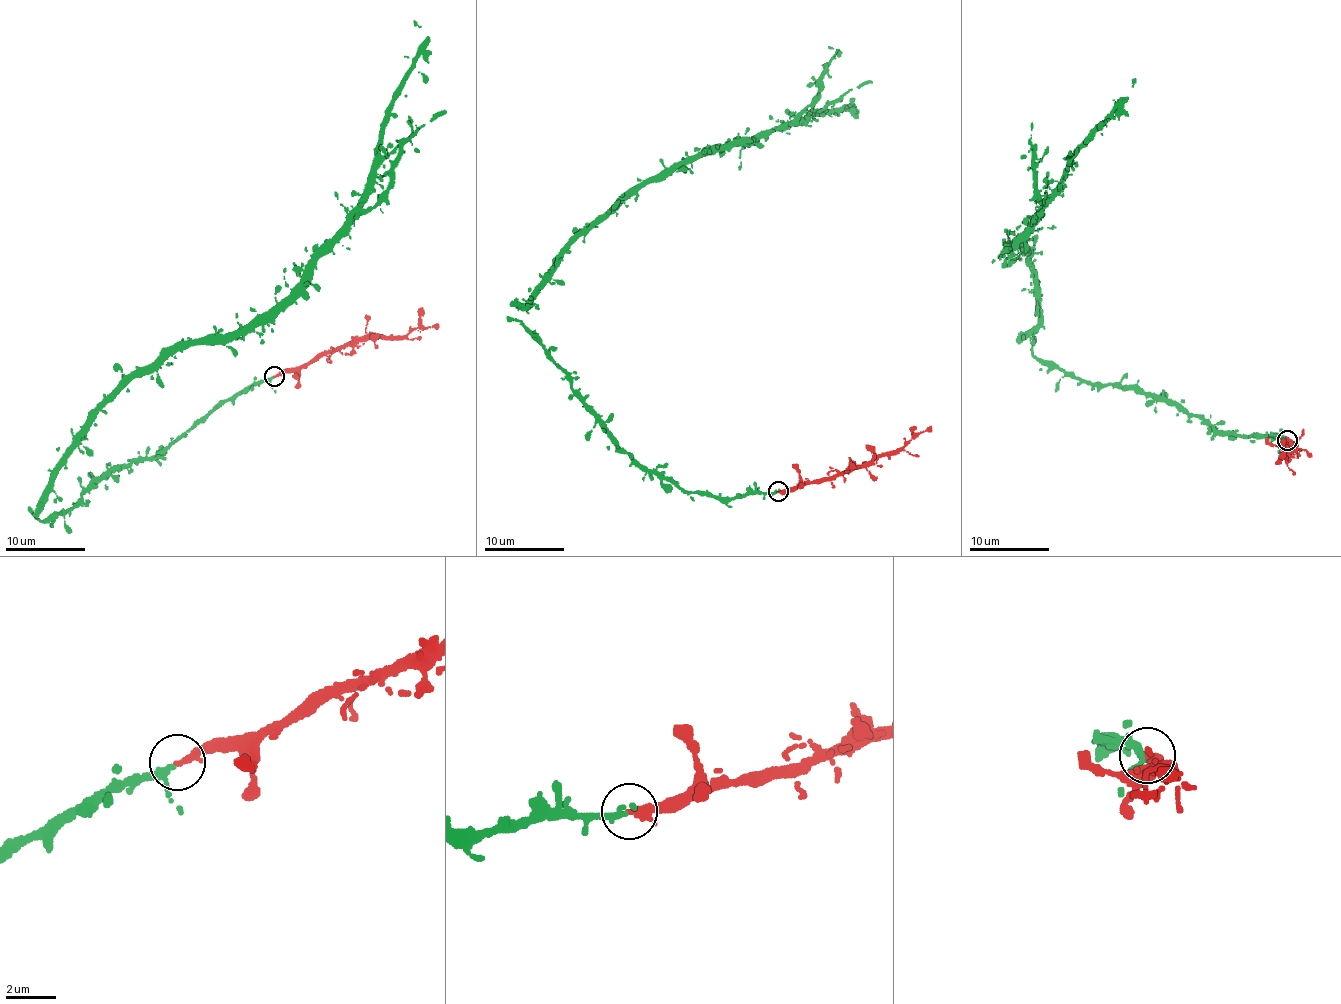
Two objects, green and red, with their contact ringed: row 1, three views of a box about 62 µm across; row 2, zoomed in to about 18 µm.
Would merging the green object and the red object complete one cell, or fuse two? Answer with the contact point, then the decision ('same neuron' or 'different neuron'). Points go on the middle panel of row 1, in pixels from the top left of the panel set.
(778, 491) | same neuron

